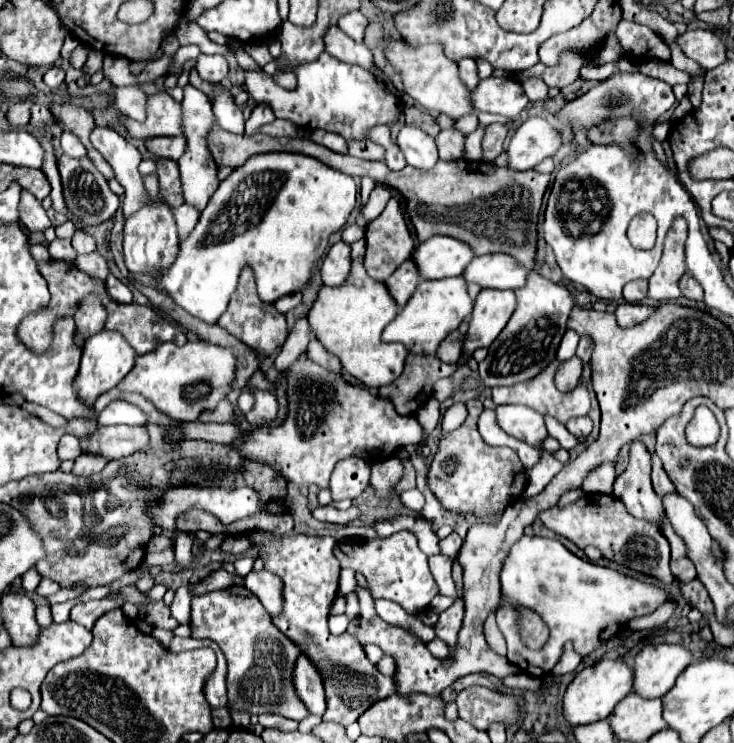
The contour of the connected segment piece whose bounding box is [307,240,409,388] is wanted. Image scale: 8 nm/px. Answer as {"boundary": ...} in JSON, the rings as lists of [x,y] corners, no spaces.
{"boundary":[[[365,240],[351,244],[351,248],[351,276],[339,288],[321,286],[315,304],[307,312],[307,320],[315,338],[323,344],[323,348],[329,354],[339,358],[339,362],[351,376],[355,376],[367,388],[383,388],[401,376],[403,362],[409,352],[403,344],[393,346],[381,340],[383,328],[397,316],[397,304],[389,296],[383,282],[375,282],[367,276],[363,260],[359,258],[365,252]]]}

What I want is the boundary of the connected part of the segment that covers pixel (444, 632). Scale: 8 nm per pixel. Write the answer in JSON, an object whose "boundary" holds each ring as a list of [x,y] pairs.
{"boundary":[[[457,598],[451,608],[439,614],[439,622],[435,624],[435,632],[441,640],[445,640],[449,646],[449,658],[453,659],[454,648],[457,642],[459,630],[463,624],[463,600]]]}

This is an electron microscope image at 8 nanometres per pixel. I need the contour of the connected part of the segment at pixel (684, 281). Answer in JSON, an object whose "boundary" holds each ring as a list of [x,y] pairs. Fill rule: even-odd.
{"boundary":[[[687,272],[679,278],[679,288],[681,288],[683,296],[687,296],[687,298],[693,298],[693,300],[697,300],[697,302],[704,298],[704,291],[701,284],[695,282],[693,276],[687,276]]]}

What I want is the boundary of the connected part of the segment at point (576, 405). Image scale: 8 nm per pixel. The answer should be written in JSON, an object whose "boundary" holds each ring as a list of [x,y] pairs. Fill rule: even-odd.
{"boundary":[[[551,362],[543,372],[539,372],[539,376],[523,382],[523,384],[515,384],[511,388],[493,388],[493,402],[495,404],[525,404],[533,410],[537,410],[539,414],[551,414],[553,418],[557,418],[561,424],[565,424],[569,418],[575,416],[585,416],[589,412],[589,390],[585,386],[577,386],[573,392],[563,394],[555,388],[553,376],[555,370],[559,368],[559,362]]]}

